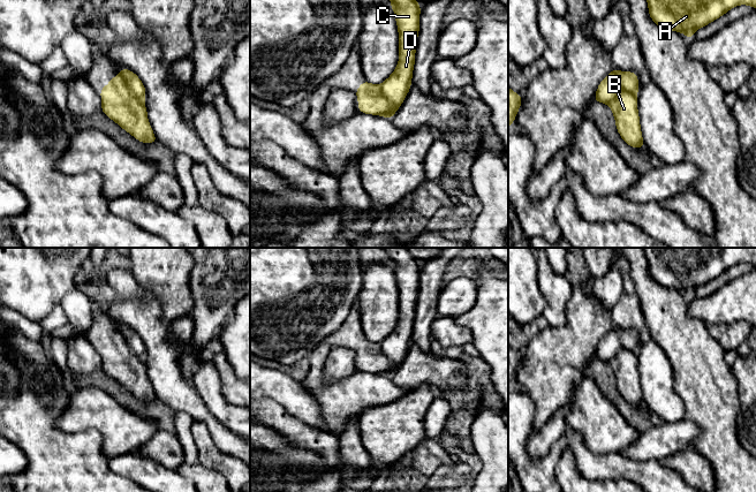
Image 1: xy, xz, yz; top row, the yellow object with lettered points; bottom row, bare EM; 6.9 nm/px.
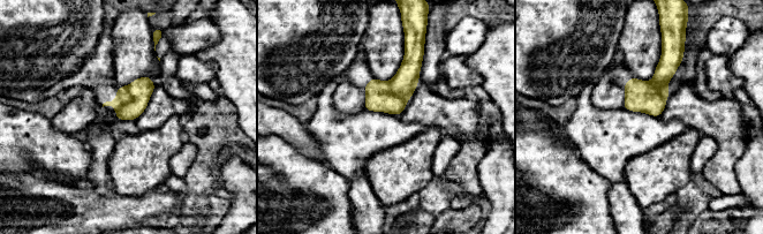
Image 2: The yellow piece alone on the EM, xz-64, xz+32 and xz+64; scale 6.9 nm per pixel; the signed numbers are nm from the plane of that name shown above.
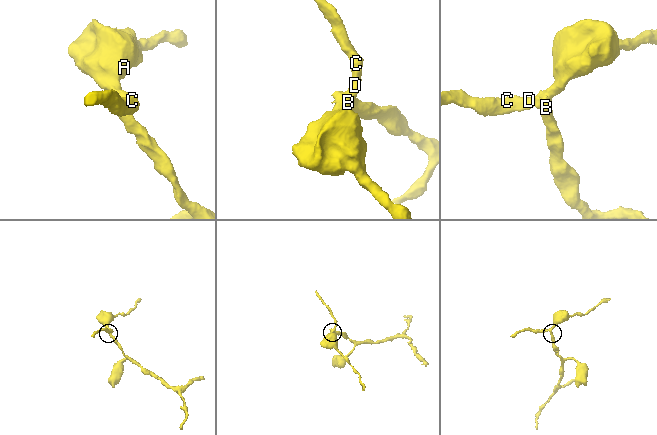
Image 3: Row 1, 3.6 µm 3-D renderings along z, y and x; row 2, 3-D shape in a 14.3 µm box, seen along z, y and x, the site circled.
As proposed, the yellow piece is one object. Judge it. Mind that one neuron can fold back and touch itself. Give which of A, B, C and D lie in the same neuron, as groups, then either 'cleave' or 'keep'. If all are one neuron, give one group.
groups A C D / B; cleave

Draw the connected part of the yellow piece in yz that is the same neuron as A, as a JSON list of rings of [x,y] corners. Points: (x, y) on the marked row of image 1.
[[[647,0],[650,18],[660,28],[682,32],[693,39],[694,32],[721,17],[729,9],[740,5],[748,5],[756,9],[756,0]]]

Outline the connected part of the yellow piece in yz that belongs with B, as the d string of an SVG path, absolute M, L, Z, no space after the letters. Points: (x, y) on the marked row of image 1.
M620 91L607 105L613 112L617 130L623 142L634 149L645 146L641 131L636 96L628 91Z

